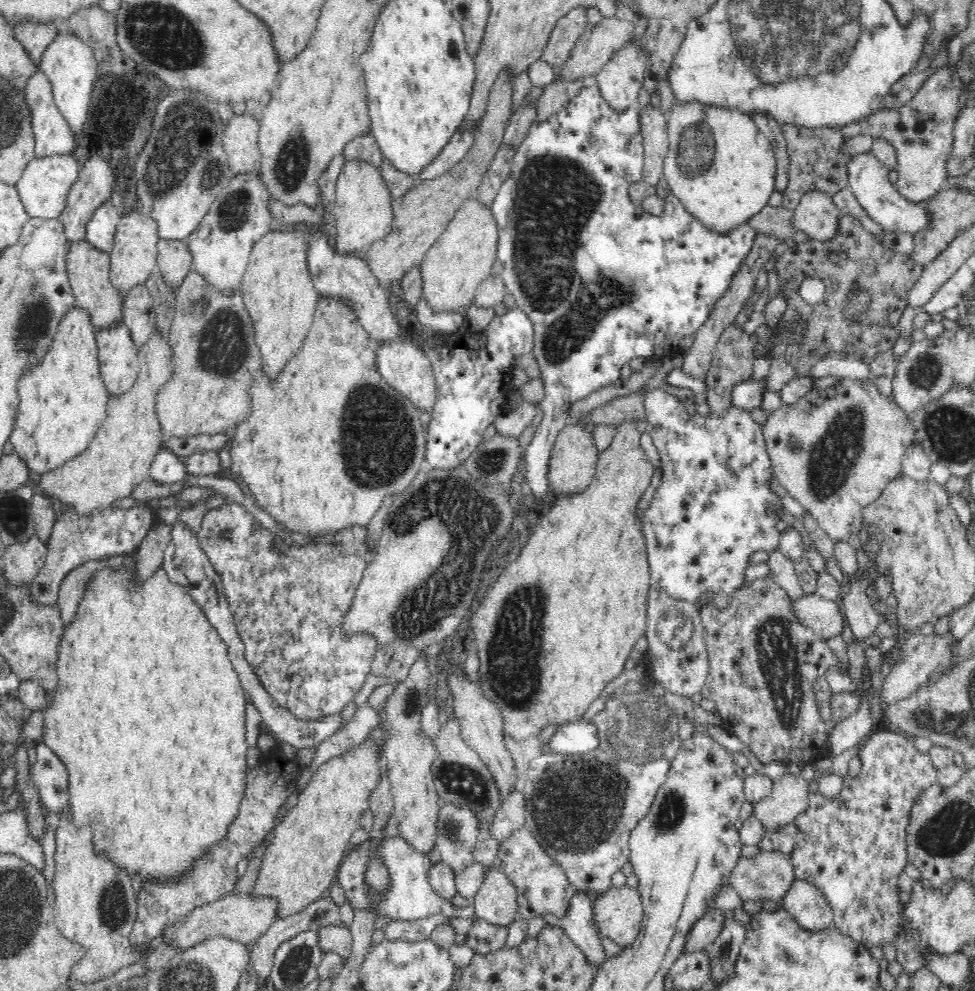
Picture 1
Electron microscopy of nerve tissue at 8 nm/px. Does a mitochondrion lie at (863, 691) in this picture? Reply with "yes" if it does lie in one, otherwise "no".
no

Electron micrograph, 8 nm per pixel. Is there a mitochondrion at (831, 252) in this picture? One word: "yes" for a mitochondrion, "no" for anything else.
no

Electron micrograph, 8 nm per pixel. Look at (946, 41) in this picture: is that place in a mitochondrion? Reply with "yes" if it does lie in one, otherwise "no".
no

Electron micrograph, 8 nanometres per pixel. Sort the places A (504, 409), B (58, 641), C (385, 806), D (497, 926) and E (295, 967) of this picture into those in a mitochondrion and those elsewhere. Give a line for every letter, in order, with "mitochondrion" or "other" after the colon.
A: other
B: other
C: other
D: other
E: mitochondrion

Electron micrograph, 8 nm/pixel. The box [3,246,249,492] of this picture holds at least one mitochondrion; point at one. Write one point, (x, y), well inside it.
(35, 316)

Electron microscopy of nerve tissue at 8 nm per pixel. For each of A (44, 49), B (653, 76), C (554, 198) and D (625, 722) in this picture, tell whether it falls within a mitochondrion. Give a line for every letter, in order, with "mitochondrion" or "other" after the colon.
A: other
B: other
C: mitochondrion
D: mitochondrion

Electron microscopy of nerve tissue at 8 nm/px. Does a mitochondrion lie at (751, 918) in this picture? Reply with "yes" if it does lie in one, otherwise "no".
no

